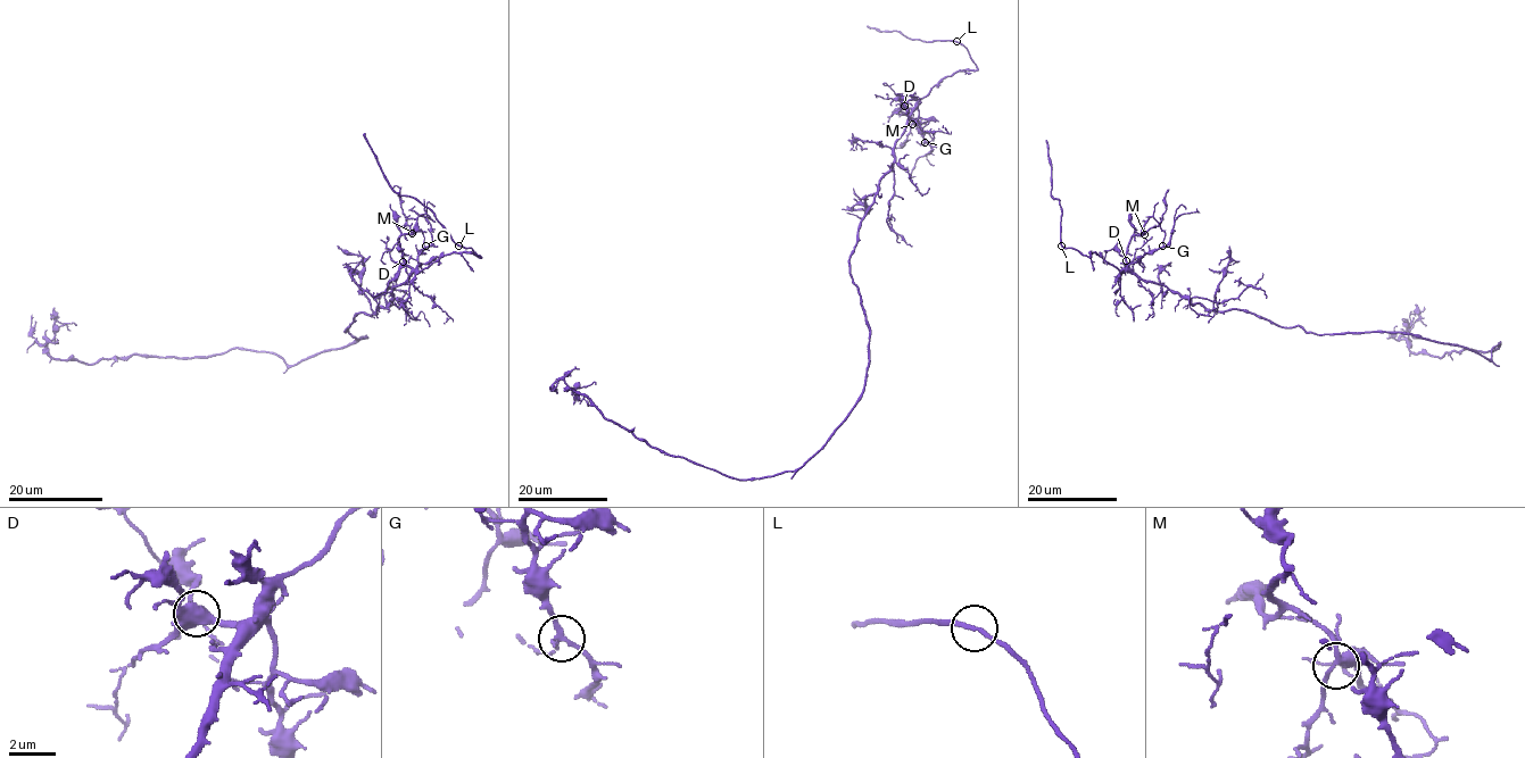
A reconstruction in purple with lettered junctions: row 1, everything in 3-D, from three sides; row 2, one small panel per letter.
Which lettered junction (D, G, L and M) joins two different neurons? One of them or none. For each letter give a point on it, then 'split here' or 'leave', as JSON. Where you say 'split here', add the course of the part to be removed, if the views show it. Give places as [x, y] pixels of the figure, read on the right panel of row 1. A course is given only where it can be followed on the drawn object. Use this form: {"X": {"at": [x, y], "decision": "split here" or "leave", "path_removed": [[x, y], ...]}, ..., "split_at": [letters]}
{"D": {"at": [1126, 260], "decision": "leave"}, "G": {"at": [1162, 246], "decision": "leave"}, "L": {"at": [1061, 246], "decision": "leave"}, "M": {"at": [1144, 234], "decision": "leave"}, "split_at": []}

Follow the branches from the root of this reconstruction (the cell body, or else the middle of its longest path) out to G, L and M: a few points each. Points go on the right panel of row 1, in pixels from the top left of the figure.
G: (1329, 333), (1282, 327), (1238, 309), (1206, 309), (1127, 266), (1162, 246)
L: (1329, 333), (1282, 327), (1238, 309), (1206, 309), (1163, 285), (1121, 272), (1096, 252), (1088, 257), (1061, 246)
M: (1329, 333), (1282, 327), (1238, 309), (1206, 309), (1140, 278), (1126, 261), (1126, 250), (1134, 235), (1144, 234)

